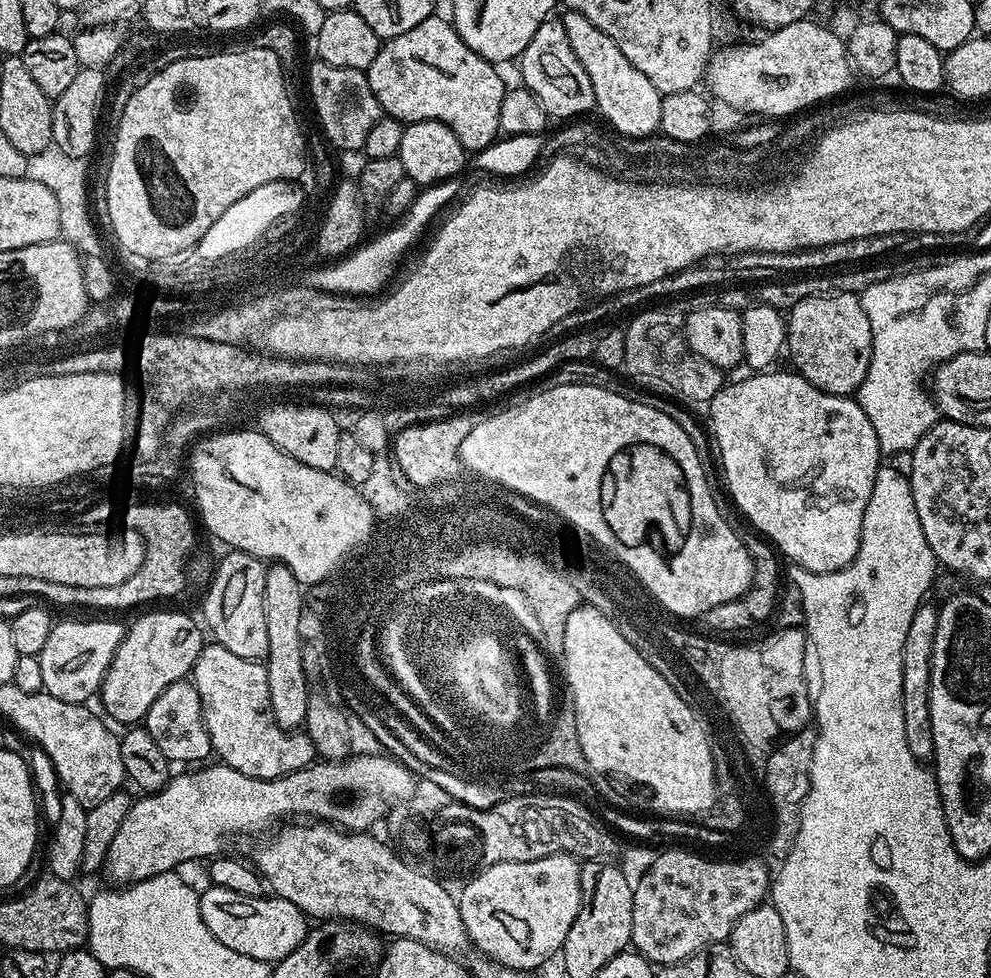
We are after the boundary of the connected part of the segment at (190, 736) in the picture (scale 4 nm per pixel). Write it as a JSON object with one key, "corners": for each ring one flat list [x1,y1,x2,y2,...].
{"corners":[[191,679,170,682,170,686,166,686,166,690,154,698,150,710,144,716,142,727,150,734,150,738,154,738,154,743,162,749,162,754,166,754,169,762,192,766,207,761,213,755,210,734,202,718,202,698,198,698,198,690,192,685]]}

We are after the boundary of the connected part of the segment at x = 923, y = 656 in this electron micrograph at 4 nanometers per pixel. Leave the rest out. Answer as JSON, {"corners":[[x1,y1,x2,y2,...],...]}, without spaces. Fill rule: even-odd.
{"corners":[[935,603,920,604,910,622,906,642,902,642,902,723,906,733,906,747,921,762,931,761,934,754,934,726,930,722,930,670,939,617]]}

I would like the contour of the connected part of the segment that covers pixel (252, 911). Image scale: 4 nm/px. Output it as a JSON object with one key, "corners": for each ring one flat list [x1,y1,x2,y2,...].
{"corners":[[208,886,200,892,200,909,206,930,210,930,222,946,230,946,230,950,255,960,275,962,286,958,286,954,296,949,310,931,309,917,300,912,294,902,281,900,275,894,247,896,234,894,234,890]]}

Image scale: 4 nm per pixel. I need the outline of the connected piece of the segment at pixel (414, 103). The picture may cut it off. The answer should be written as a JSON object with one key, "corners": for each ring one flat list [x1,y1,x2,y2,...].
{"corners":[[439,14,427,16,414,30,406,30,406,34,398,34,394,38,384,40,381,43,374,62,366,70,370,90,374,90,374,98,378,98,381,113,385,116,393,116,395,120,405,125,423,120,437,120,450,130,462,142,465,153,477,154,484,148,497,141,501,135,500,111,502,110,502,98,506,91,506,83,500,77,501,69,491,60,483,60,456,32,447,19]]}

